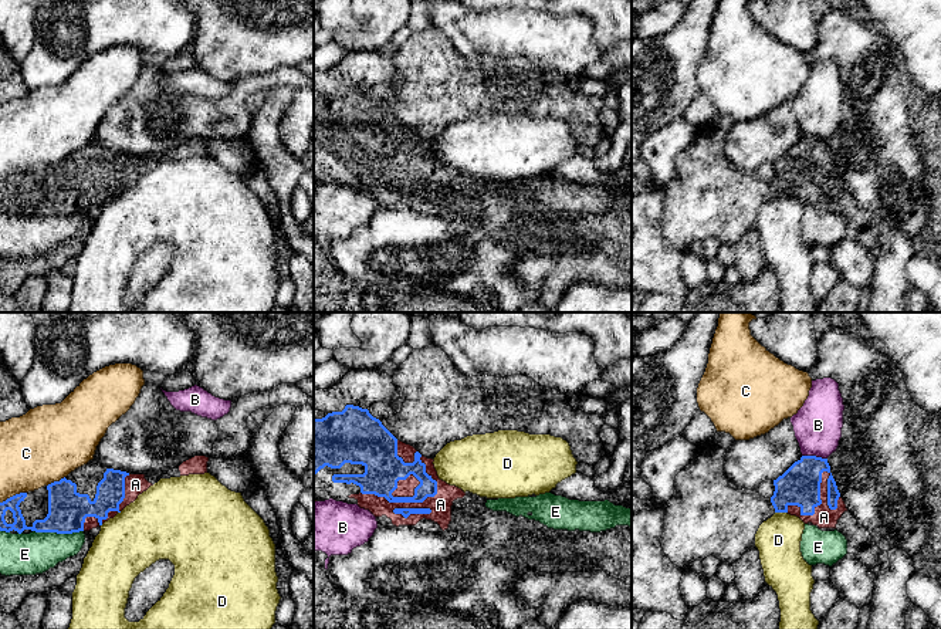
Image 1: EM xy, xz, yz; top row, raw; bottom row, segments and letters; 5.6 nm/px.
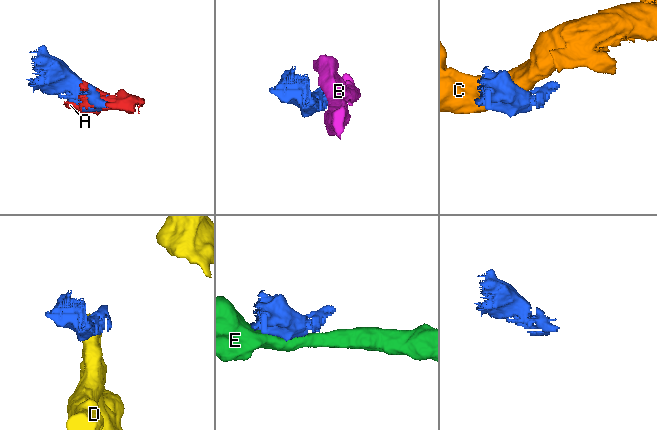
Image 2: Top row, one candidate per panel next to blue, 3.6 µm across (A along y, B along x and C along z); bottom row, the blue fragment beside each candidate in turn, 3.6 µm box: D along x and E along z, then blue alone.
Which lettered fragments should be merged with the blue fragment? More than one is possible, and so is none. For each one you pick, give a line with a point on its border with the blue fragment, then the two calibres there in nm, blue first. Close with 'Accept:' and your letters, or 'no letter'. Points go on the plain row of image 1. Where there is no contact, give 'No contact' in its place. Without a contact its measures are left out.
A: Touches blue at yz (818, 186). Thickness 220 nm (blue) against 120 nm
Accept: A

